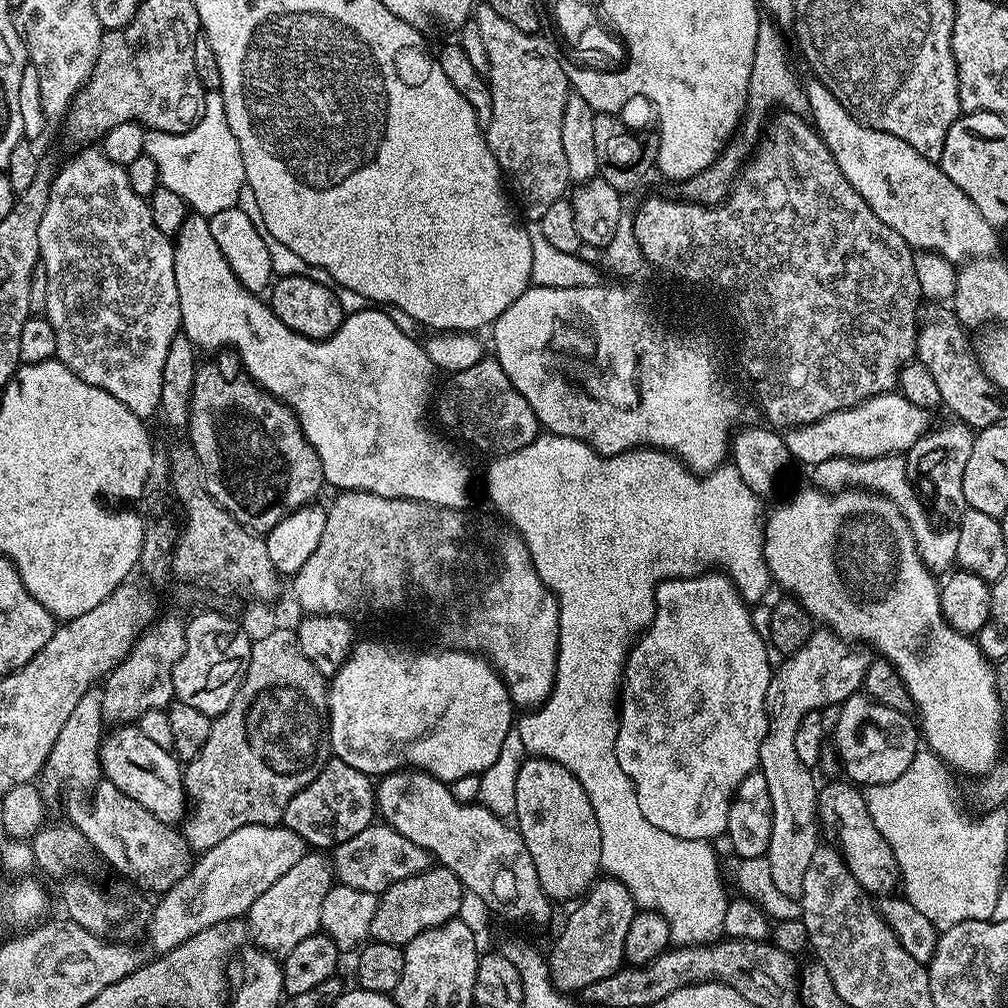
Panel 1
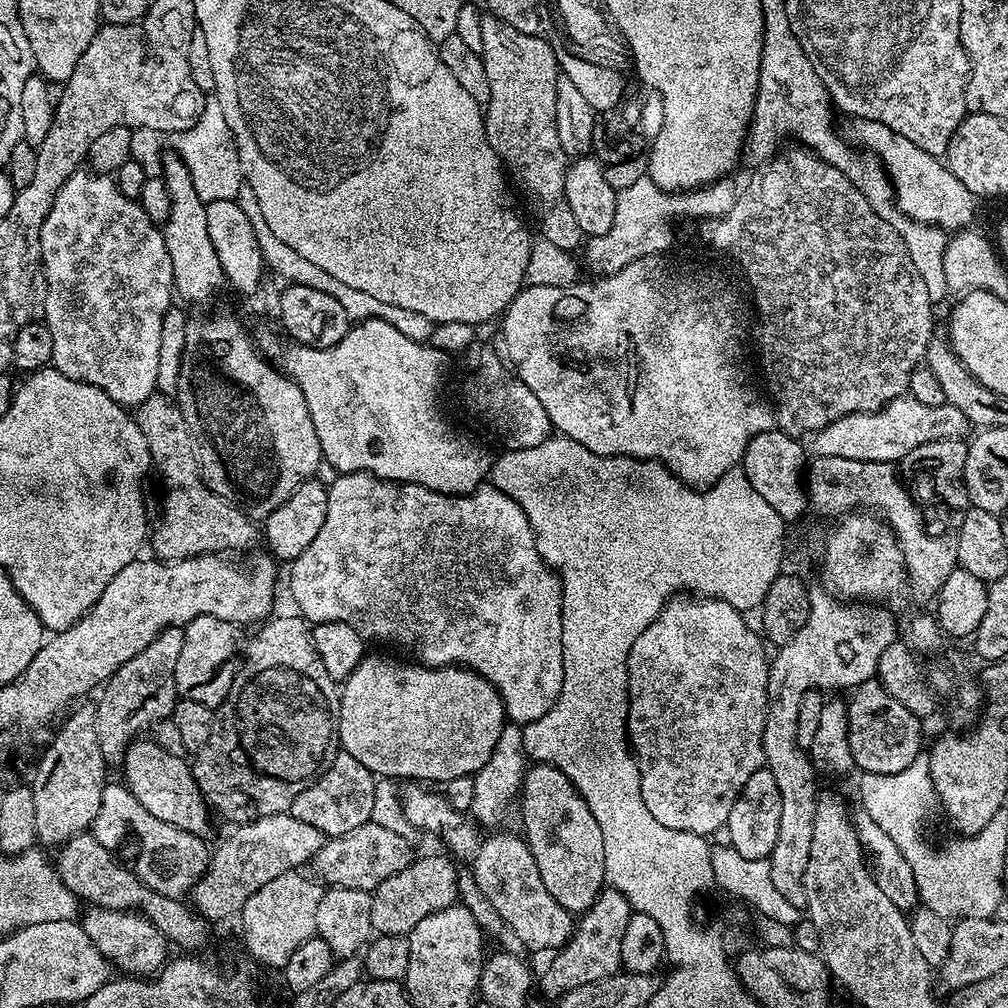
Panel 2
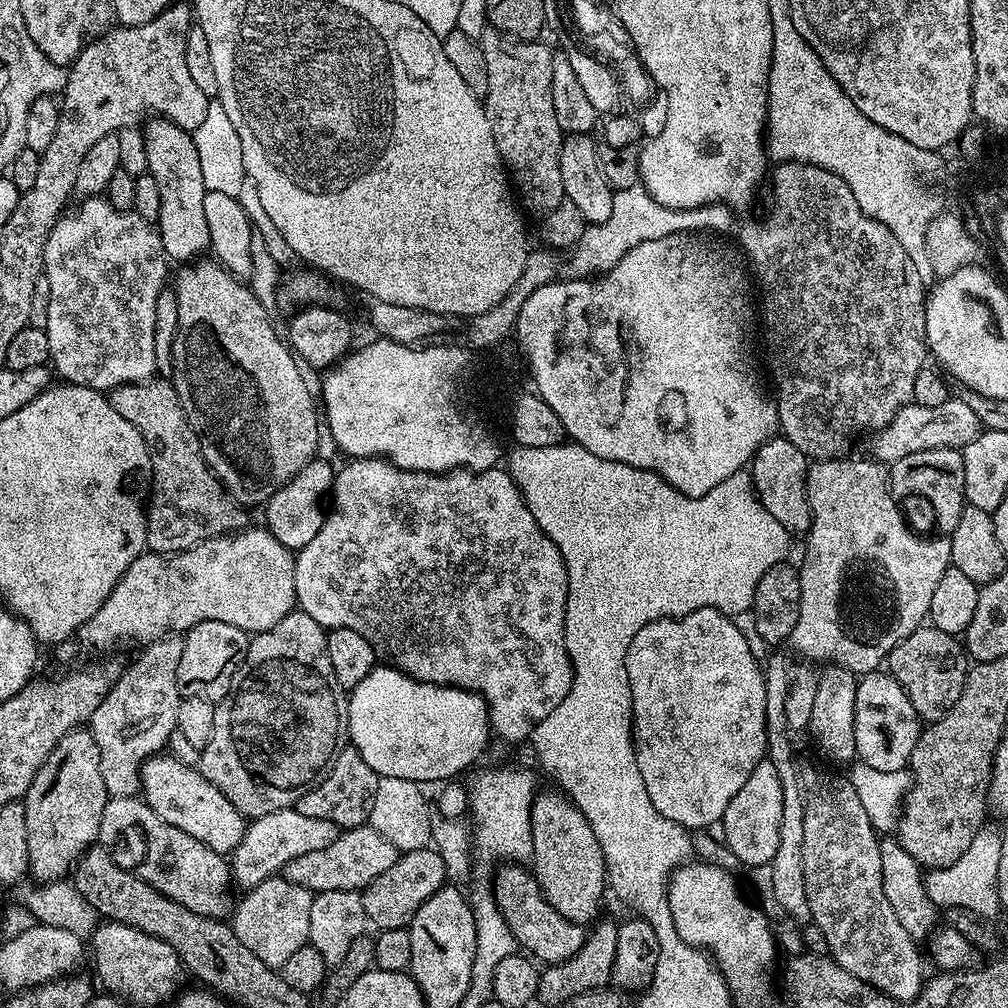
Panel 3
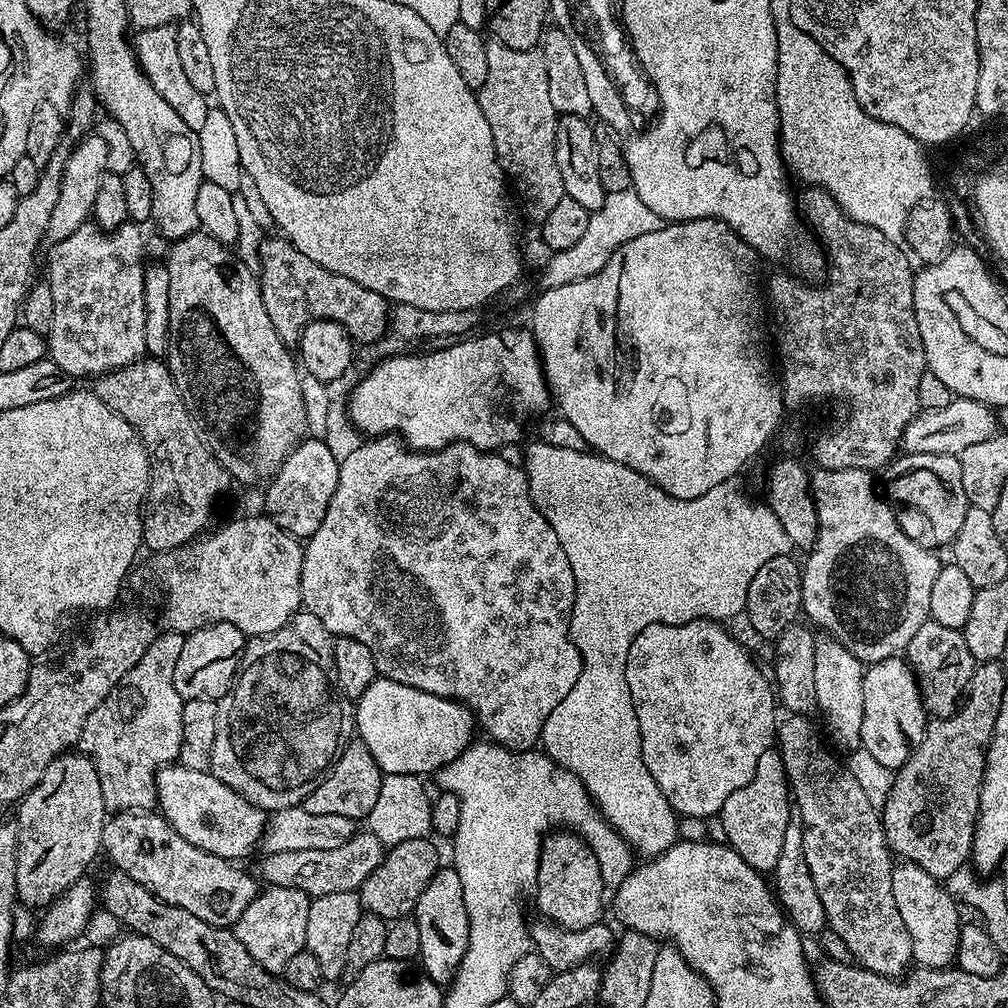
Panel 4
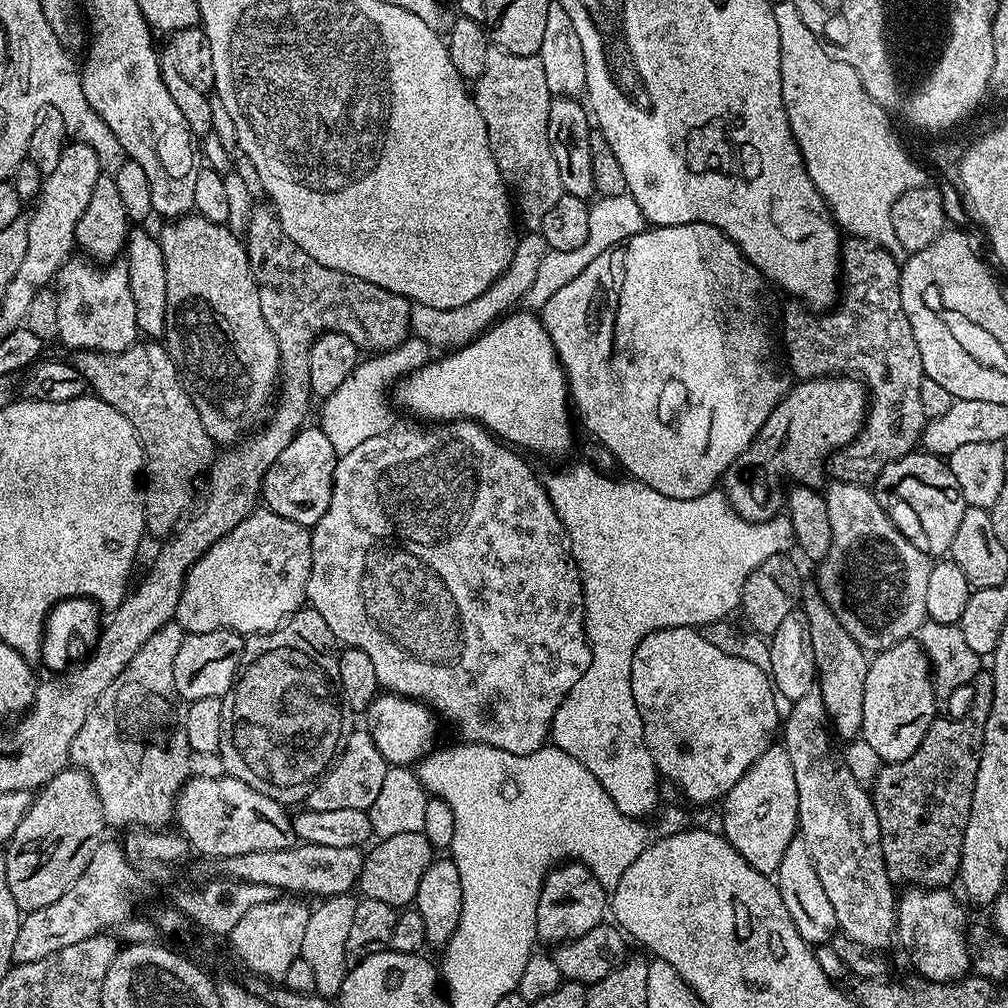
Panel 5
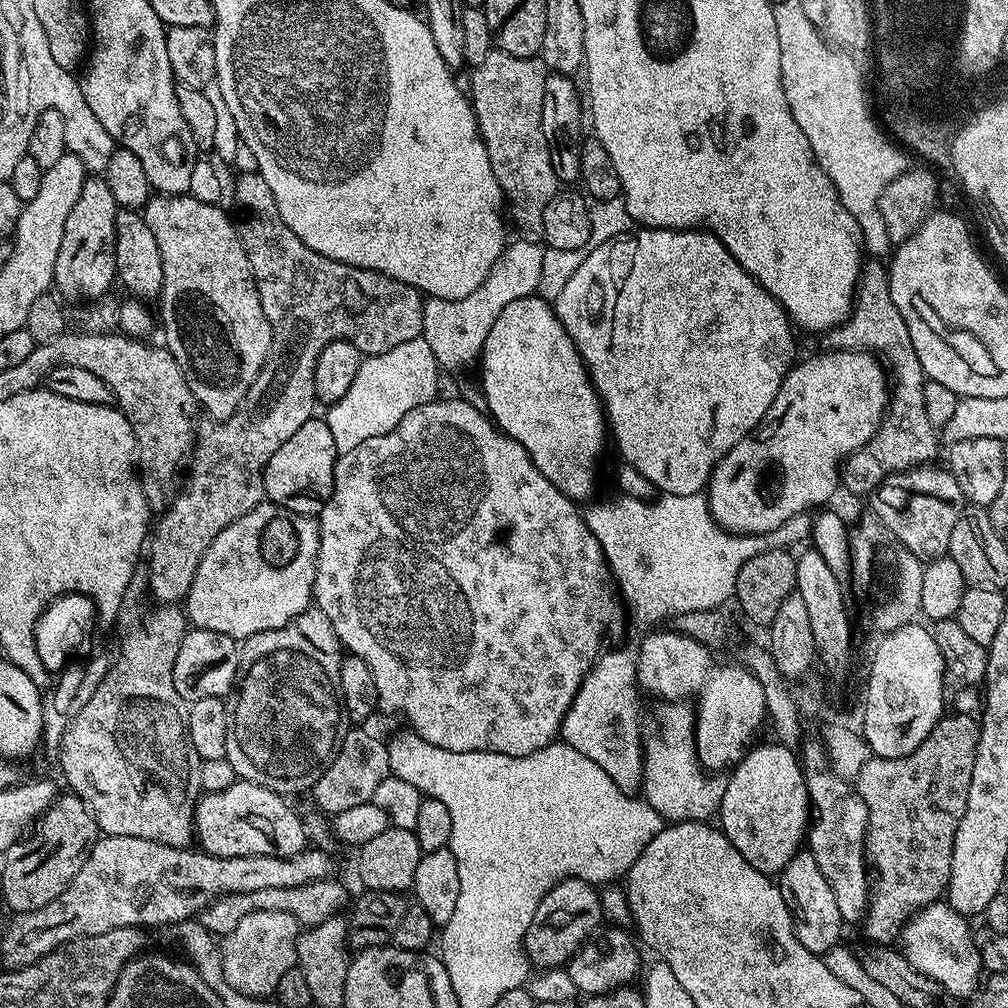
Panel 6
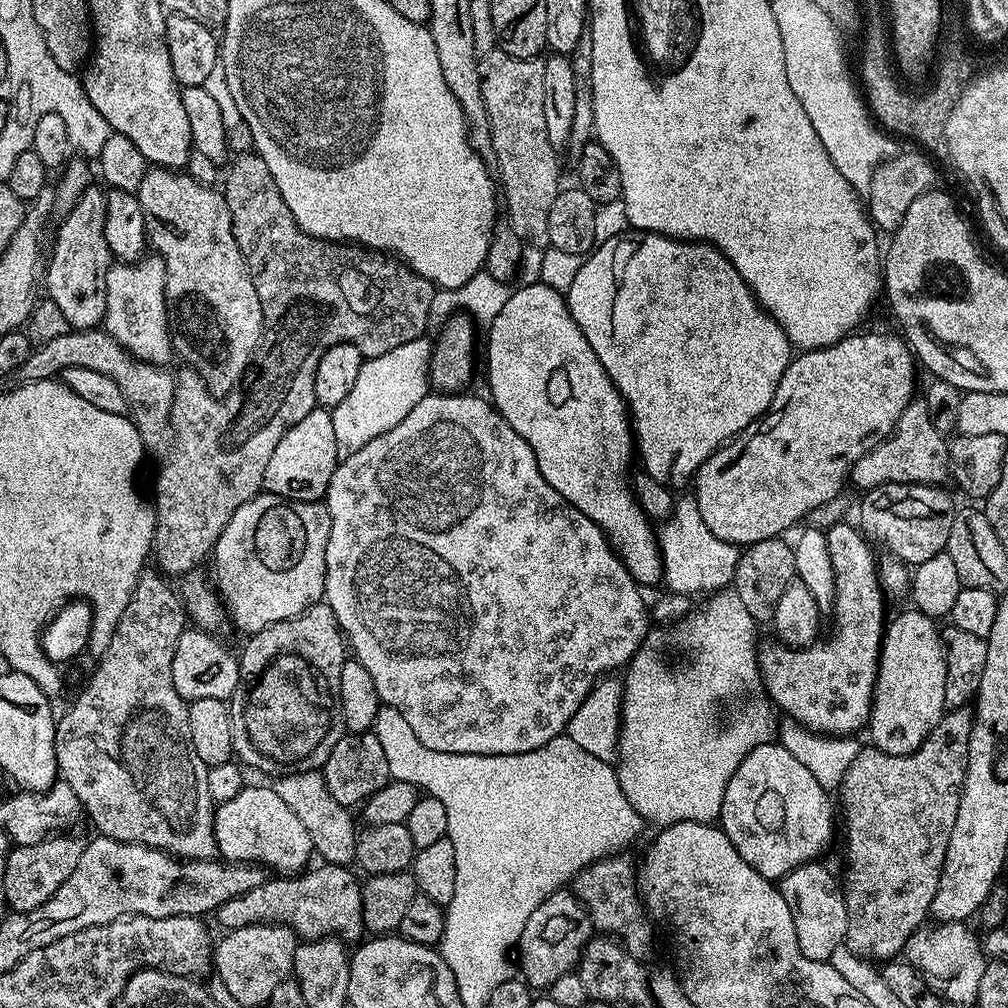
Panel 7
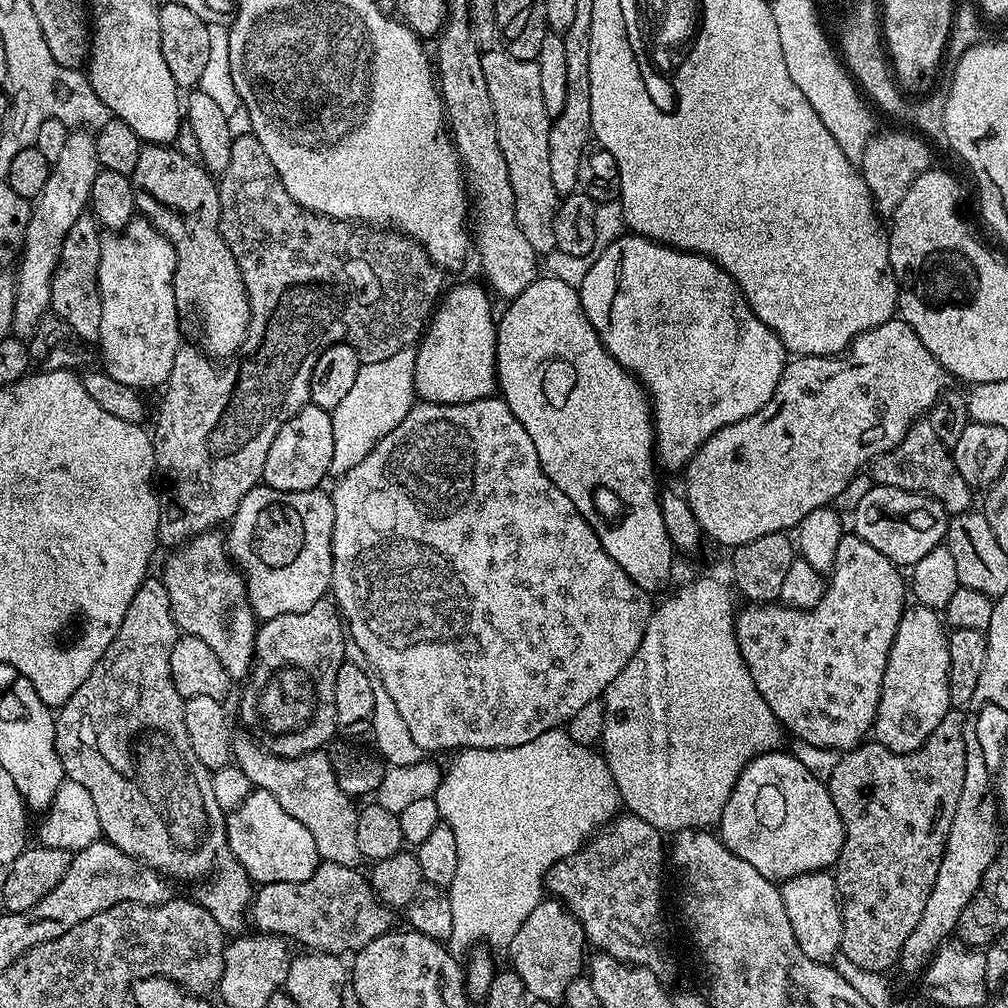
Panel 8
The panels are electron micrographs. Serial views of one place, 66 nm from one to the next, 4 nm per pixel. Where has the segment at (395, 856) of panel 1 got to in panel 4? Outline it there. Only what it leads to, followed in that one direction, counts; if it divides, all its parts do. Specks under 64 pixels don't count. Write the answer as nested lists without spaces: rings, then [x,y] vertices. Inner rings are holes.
[[[369,830],[357,831],[355,836],[351,836],[342,846],[334,850],[282,850],[281,852],[267,853],[260,864],[258,876],[265,885],[277,888],[286,886],[290,890],[302,890],[308,896],[313,898],[322,894],[346,894],[347,892],[356,892],[374,874],[384,857],[386,845],[375,837],[375,834]]]

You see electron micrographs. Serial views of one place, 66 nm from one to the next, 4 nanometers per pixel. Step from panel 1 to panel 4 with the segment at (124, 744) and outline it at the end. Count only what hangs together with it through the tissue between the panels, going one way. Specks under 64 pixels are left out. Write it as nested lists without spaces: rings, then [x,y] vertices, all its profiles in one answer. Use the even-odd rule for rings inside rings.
[[[179,762],[165,766],[157,773],[156,795],[159,811],[168,825],[178,830],[186,842],[218,858],[239,861],[239,856],[254,851],[263,841],[266,827],[264,809],[251,804],[211,771],[186,770]]]

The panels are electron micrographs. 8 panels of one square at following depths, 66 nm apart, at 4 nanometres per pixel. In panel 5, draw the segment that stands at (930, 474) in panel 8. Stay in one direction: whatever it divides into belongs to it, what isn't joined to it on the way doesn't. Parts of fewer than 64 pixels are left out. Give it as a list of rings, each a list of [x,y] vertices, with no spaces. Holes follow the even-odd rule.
[[[848,238],[842,244],[842,291],[838,296],[838,303],[831,310],[816,311],[809,310],[803,303],[792,302],[792,305],[782,312],[782,352],[786,357],[786,364],[792,367],[792,372],[800,380],[811,380],[814,376],[835,376],[843,374],[846,376],[859,377],[866,385],[870,399],[868,402],[868,414],[864,421],[864,427],[859,434],[848,443],[845,448],[838,448],[830,457],[830,476],[833,481],[841,480],[851,484],[871,485],[880,477],[880,472],[889,460],[897,460],[906,455],[907,452],[917,451],[924,434],[926,417],[922,410],[922,397],[918,390],[922,390],[922,382],[925,380],[924,367],[922,366],[922,354],[918,354],[918,342],[914,342],[914,330],[910,330],[910,318],[906,318],[906,310],[902,310],[902,298],[900,297],[900,269],[901,261],[890,255],[882,246],[878,246],[869,240],[857,240]]]

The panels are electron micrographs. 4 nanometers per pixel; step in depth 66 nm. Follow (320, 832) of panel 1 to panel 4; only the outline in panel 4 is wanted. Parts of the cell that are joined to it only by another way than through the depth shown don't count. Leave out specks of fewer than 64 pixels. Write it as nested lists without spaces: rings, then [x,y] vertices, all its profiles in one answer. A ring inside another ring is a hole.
[[[361,739],[350,740],[343,745],[336,763],[328,769],[314,791],[304,799],[302,807],[310,814],[342,814],[342,818],[360,822],[372,811],[385,774]]]

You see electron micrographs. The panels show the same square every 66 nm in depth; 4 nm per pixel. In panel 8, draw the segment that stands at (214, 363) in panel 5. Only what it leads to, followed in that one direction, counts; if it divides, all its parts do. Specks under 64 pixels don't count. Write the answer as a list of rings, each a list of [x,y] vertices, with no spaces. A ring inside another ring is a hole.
[[[144,144],[138,154],[138,166],[134,166],[130,179],[133,188],[143,197],[138,204],[143,219],[152,221],[158,231],[174,246],[174,302],[178,306],[181,333],[189,341],[195,342],[200,351],[209,358],[235,357],[244,347],[252,315],[248,291],[242,282],[238,262],[220,233],[220,189],[213,173],[184,157],[175,147]]]

